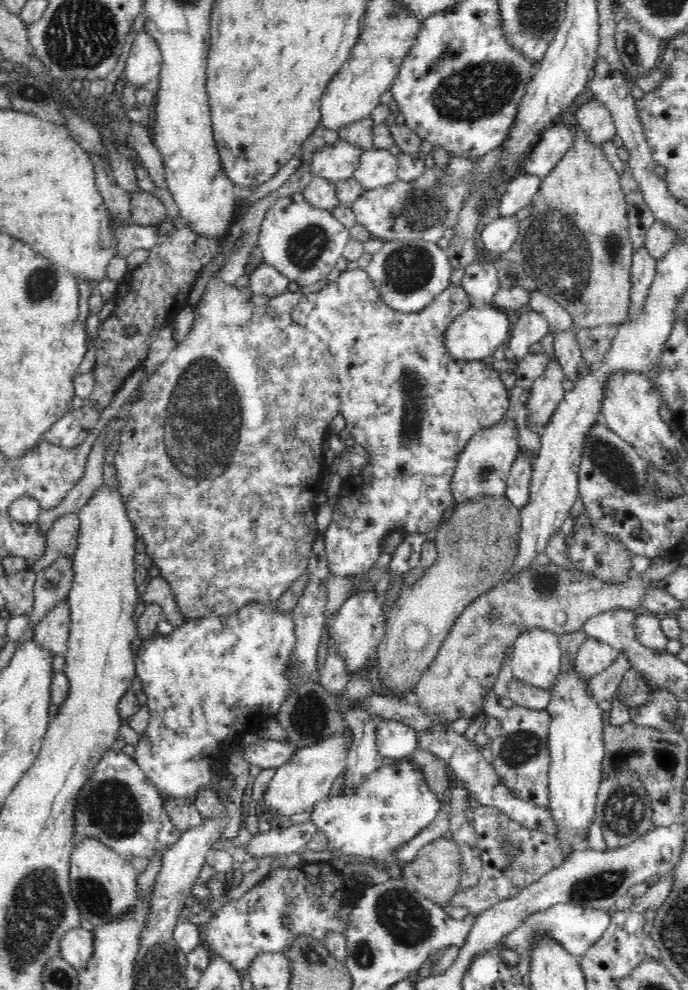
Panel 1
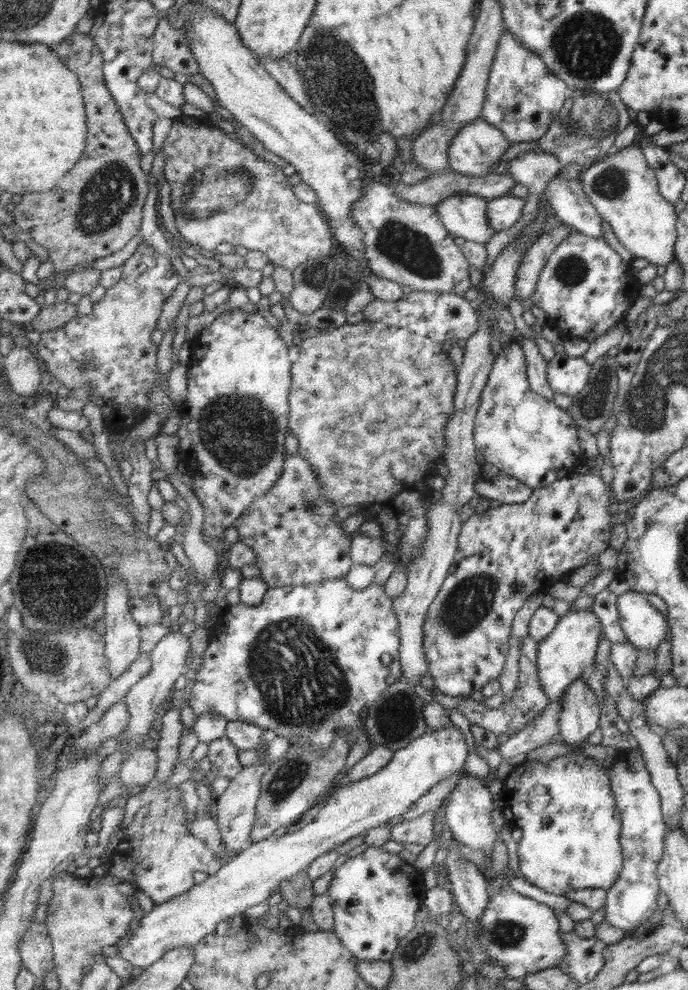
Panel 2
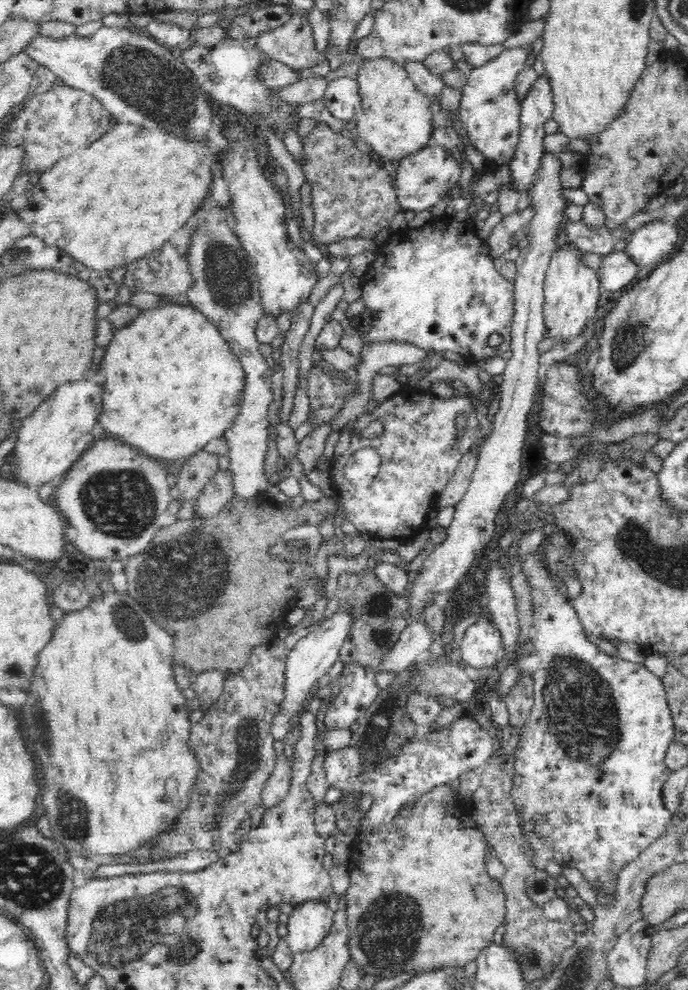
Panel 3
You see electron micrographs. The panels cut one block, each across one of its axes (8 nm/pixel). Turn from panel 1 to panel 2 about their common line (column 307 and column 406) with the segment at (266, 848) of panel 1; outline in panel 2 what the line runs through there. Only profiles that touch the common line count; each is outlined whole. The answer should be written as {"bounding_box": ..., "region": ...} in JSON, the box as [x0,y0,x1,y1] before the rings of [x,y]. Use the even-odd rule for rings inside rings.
{"bounding_box":[391,811,435,846],"region":[[[427,811],[410,821],[397,822],[398,818],[391,818],[391,840],[401,844],[421,844],[427,846],[434,842],[433,818],[435,811]]]}

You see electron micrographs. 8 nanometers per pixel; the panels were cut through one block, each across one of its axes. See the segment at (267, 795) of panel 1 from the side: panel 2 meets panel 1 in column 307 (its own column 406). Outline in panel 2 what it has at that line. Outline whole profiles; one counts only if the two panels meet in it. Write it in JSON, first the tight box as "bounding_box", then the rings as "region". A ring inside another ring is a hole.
{"bounding_box":[118,726,469,973],"region":[[[455,726],[447,728],[429,728],[421,738],[414,740],[401,750],[395,751],[393,760],[385,769],[357,782],[340,783],[337,790],[332,791],[325,804],[320,805],[320,812],[311,824],[307,824],[293,834],[287,833],[282,837],[270,837],[266,840],[248,844],[233,859],[225,862],[223,868],[217,874],[209,875],[202,883],[198,883],[193,889],[167,902],[154,905],[151,911],[139,921],[139,925],[131,934],[131,938],[123,945],[119,945],[118,955],[133,964],[137,973],[156,963],[169,950],[181,946],[197,946],[206,938],[207,934],[215,933],[217,926],[221,925],[223,919],[233,918],[243,914],[247,908],[259,906],[266,903],[273,892],[280,892],[283,882],[293,878],[303,870],[308,870],[315,862],[315,858],[326,852],[335,850],[337,846],[349,842],[355,836],[365,835],[369,828],[377,828],[391,821],[391,818],[399,818],[411,810],[411,804],[415,804],[421,796],[425,796],[435,784],[441,780],[451,778],[453,774],[463,773],[467,758],[469,758],[469,746],[465,736]]]}

